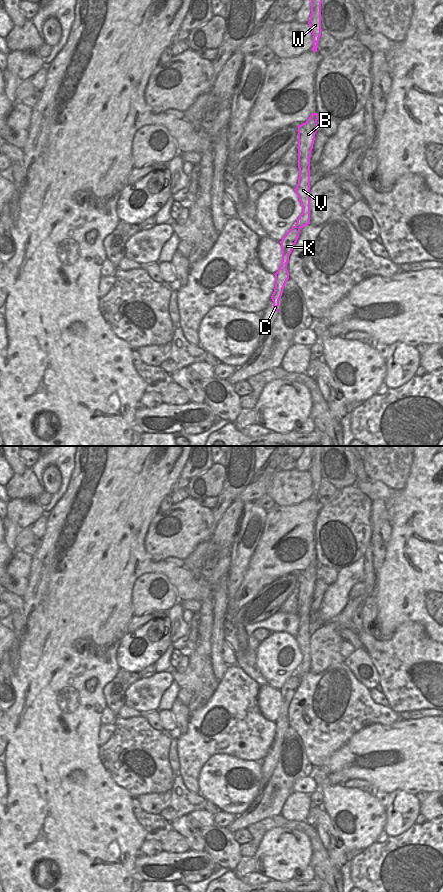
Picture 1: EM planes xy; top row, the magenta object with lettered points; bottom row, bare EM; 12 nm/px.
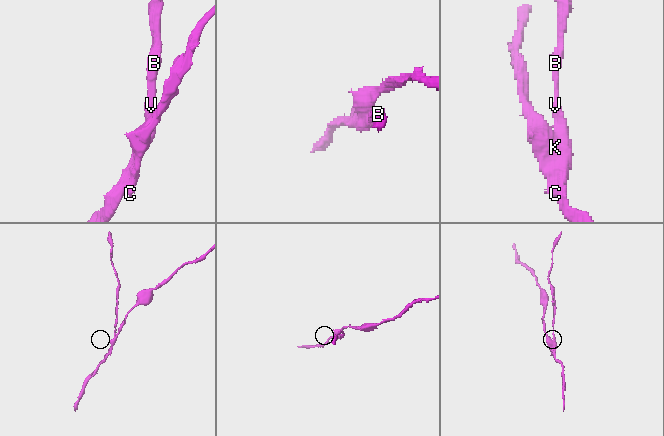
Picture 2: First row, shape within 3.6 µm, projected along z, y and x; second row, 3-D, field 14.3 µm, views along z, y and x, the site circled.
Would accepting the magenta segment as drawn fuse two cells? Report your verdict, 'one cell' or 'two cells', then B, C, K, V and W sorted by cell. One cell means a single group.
two cells | B C V W / K

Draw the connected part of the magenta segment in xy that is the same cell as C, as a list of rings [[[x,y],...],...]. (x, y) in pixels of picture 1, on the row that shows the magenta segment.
[[[281,261],[281,265],[275,275],[275,288],[274,292],[271,296],[273,301],[273,310],[274,312],[278,312],[279,300],[283,293],[283,288],[289,279],[289,272],[287,270],[286,261]]]

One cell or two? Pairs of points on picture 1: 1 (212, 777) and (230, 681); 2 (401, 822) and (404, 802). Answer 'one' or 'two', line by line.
1: two
2: one

